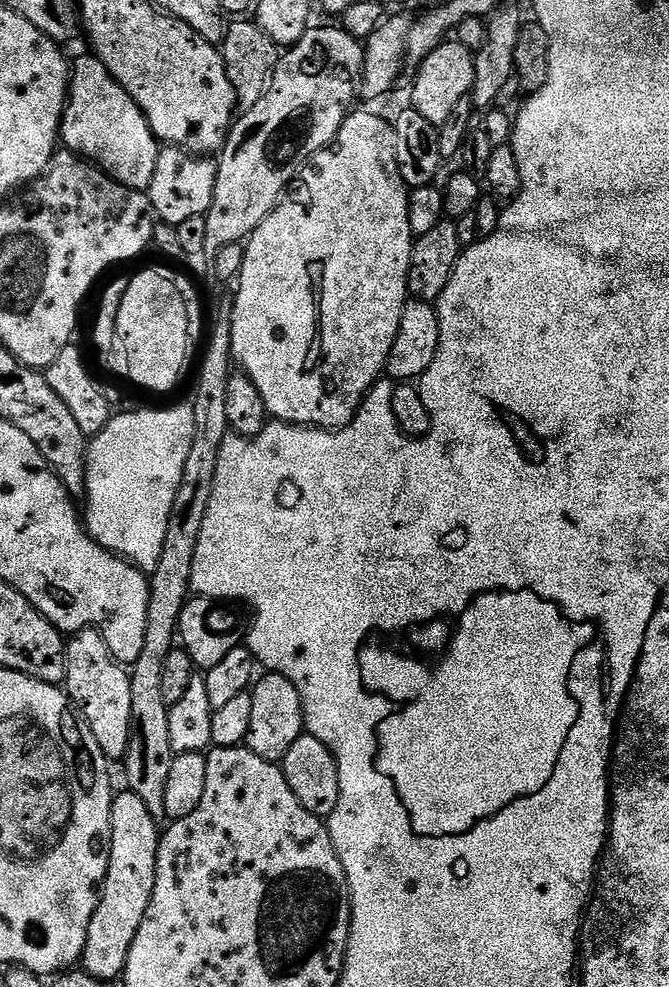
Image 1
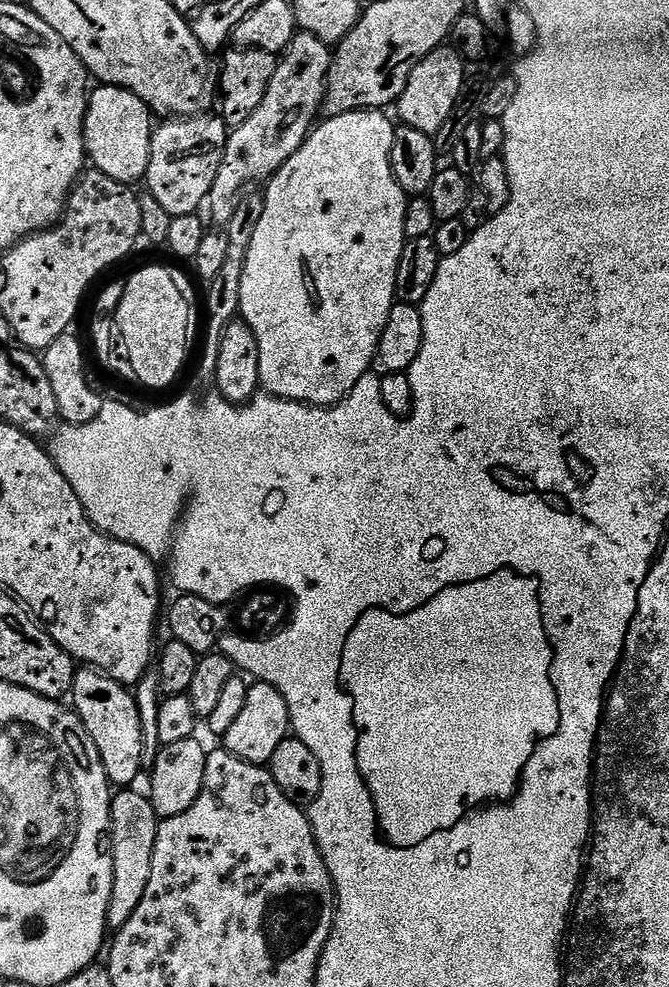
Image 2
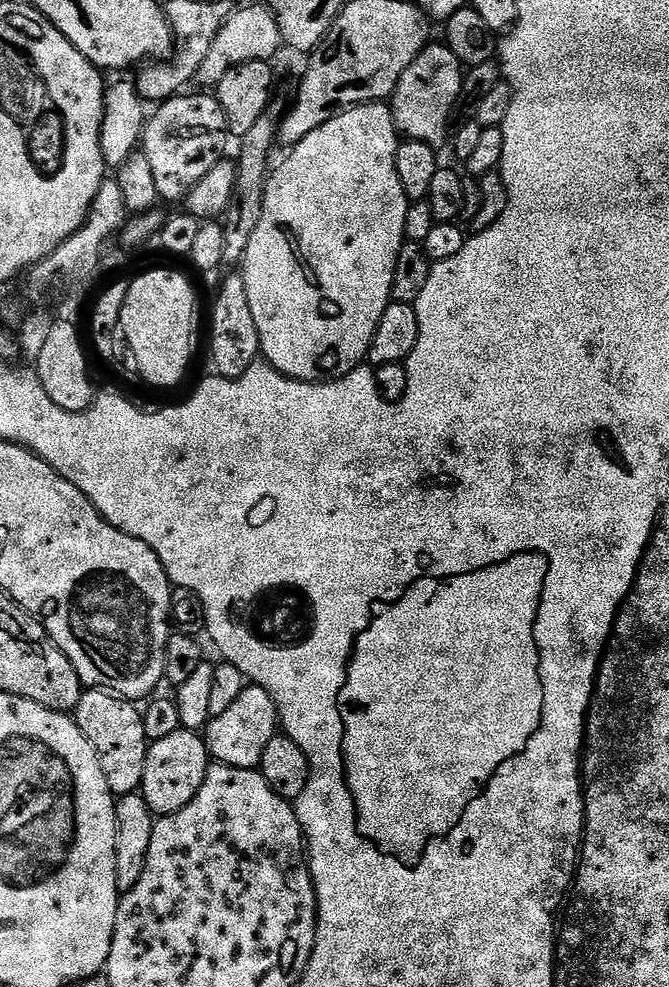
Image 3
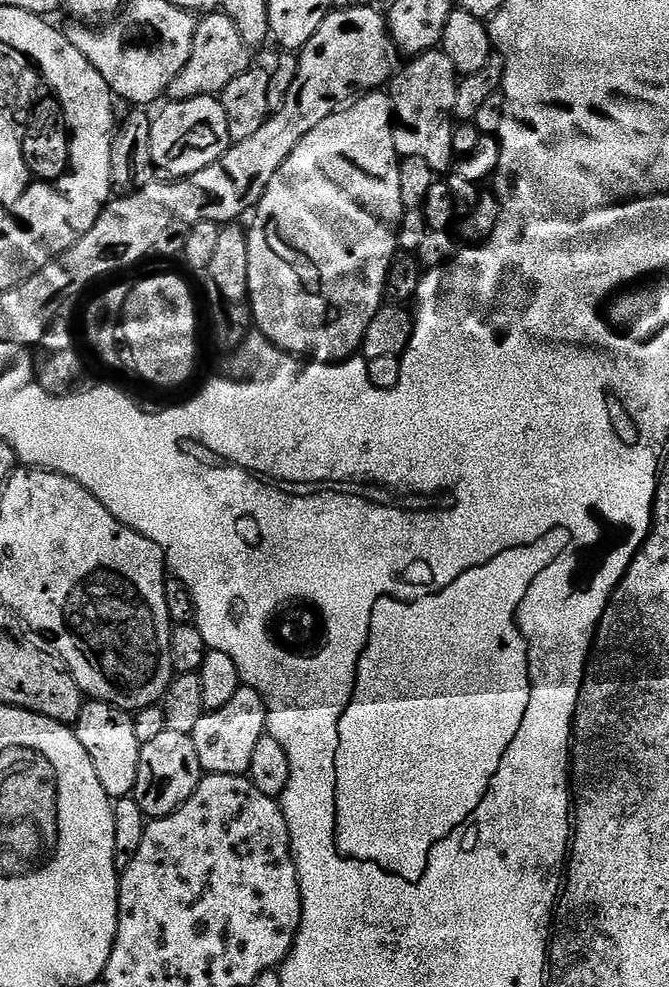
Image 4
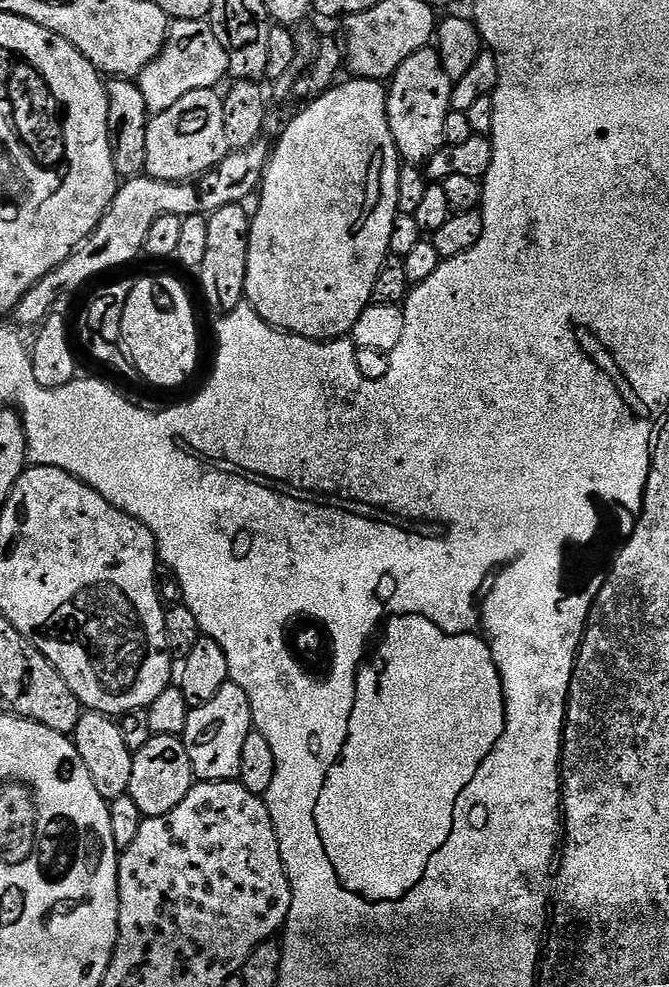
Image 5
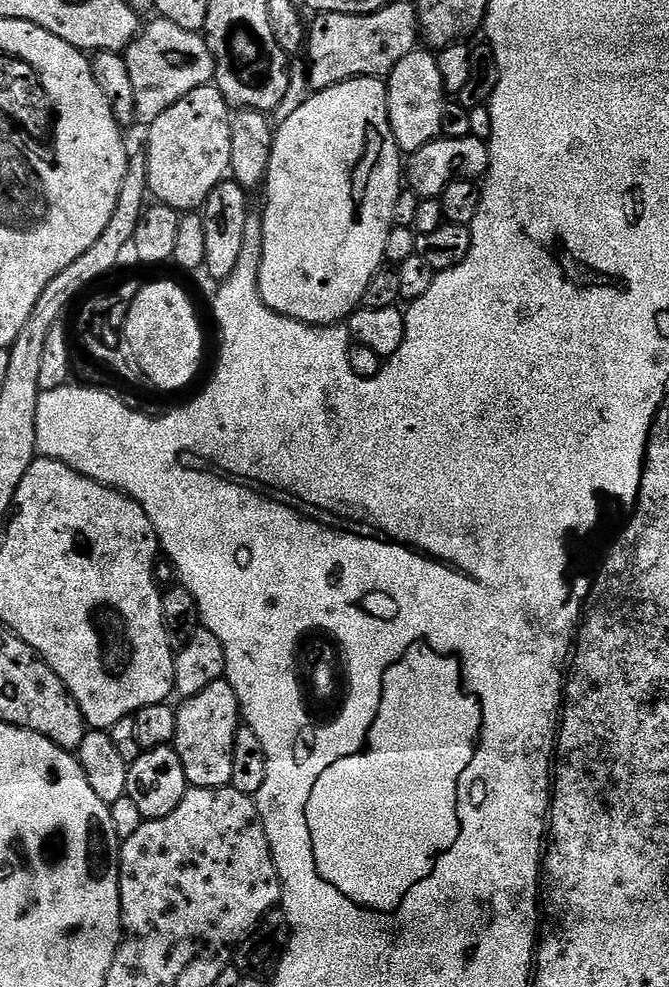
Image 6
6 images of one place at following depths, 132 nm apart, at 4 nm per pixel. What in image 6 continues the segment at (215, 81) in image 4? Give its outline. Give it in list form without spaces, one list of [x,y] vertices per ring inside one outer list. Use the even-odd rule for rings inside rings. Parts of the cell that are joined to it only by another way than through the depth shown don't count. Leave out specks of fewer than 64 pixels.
[[[163,18],[155,19],[141,27],[123,53],[134,86],[136,120],[144,126],[152,125],[174,102],[186,98],[190,90],[211,85],[216,75],[216,63],[201,33],[182,30],[182,26]]]

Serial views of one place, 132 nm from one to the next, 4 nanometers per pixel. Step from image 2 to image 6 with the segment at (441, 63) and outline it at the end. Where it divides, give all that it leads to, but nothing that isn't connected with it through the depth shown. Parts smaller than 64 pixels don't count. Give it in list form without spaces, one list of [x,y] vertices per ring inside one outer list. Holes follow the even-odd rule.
[[[428,50],[406,54],[386,77],[388,86],[388,117],[392,133],[401,153],[411,154],[440,136],[442,110],[446,93],[436,56]]]

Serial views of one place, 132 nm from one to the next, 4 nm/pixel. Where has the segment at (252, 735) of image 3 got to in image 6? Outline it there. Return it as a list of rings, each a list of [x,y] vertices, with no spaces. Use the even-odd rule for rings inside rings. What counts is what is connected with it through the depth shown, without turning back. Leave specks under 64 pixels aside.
[[[227,680],[210,682],[206,690],[187,697],[176,708],[178,730],[174,747],[182,758],[182,770],[193,788],[227,788],[234,774],[234,738],[242,727],[238,698]]]

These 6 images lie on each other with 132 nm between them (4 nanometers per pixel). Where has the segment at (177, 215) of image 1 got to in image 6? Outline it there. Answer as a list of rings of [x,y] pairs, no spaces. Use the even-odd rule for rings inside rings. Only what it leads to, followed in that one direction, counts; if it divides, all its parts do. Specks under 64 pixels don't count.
[[[215,86],[190,90],[186,98],[174,102],[166,114],[162,114],[148,132],[148,191],[153,201],[165,204],[181,214],[192,214],[203,209],[208,196],[222,183],[230,172],[230,130],[232,116],[230,105]]]

